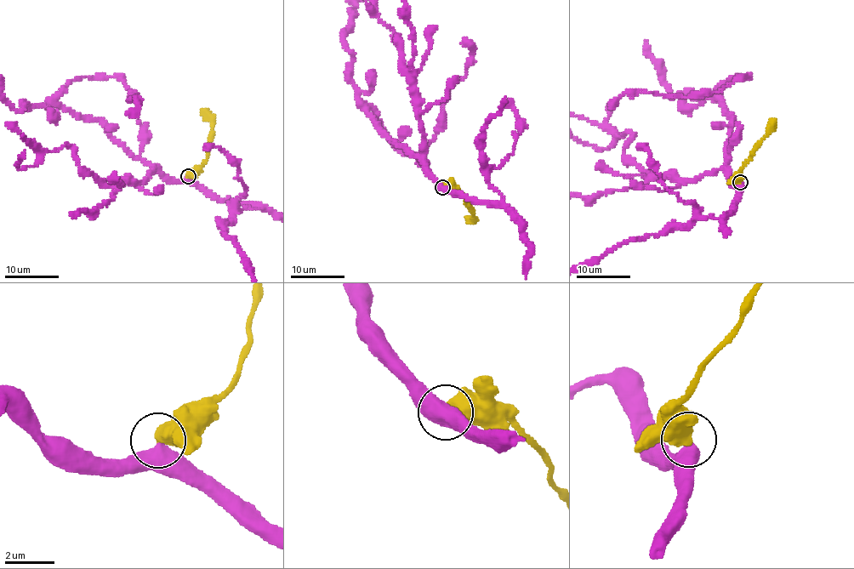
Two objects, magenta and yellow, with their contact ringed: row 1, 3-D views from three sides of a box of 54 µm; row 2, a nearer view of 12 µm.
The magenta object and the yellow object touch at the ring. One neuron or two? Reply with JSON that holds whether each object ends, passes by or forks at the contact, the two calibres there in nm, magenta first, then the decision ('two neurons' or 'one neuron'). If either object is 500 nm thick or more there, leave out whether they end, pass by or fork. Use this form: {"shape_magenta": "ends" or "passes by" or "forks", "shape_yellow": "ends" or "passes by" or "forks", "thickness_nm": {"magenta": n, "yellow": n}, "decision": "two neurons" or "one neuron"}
{"thickness_nm": {"magenta": 500, "yellow": 600}, "decision": "one neuron"}

